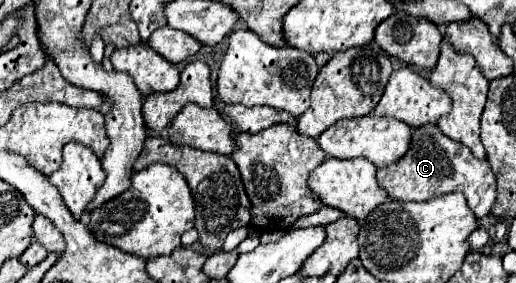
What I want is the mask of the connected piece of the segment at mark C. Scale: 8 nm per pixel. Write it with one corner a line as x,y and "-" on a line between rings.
436,124
414,128
410,148
404,158
396,160
390,166
378,168
376,176
380,188
384,188
394,200
420,202
450,192
462,192
476,218
490,214
490,208
496,202
496,176
488,160
476,160
464,144
458,144
456,140
444,136

